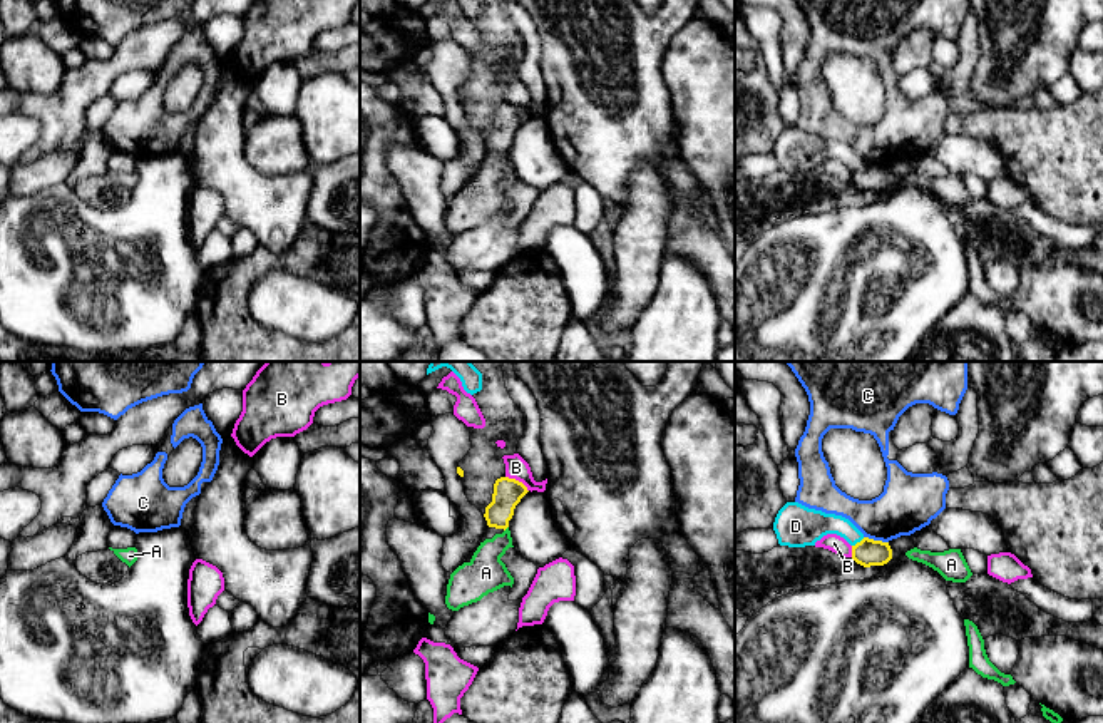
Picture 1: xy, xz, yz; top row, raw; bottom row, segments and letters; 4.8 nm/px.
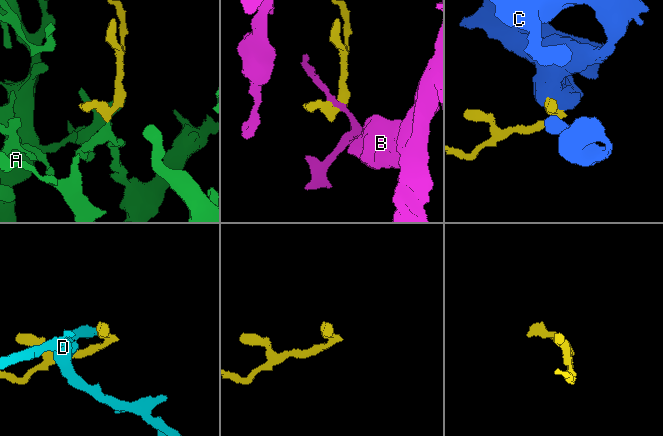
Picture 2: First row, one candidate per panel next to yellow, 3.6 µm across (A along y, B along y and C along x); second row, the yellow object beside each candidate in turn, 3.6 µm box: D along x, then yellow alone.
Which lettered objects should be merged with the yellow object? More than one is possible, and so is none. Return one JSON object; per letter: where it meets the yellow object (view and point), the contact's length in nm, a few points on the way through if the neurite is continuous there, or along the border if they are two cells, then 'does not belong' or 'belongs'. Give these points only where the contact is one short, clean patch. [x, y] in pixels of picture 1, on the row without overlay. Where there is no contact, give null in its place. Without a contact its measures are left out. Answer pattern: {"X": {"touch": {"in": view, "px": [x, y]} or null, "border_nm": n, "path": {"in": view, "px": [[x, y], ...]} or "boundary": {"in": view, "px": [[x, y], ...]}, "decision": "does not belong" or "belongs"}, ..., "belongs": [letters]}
{"A": {"touch": {"in": "xz", "px": [506, 153]}, "border_nm": 40, "path": {"in": "xz", "px": [[507, 117], [504, 124], [506, 153], [487, 179], [486, 198]]}, "decision": "belongs"}, "B": {"touch": {"in": "xz", "px": [518, 106]}, "border_nm": 130, "boundary": {"in": "xz", "px": [[506, 101], [519, 106], [528, 116]]}, "decision": "does not belong"}, "C": {"touch": {"in": "yz", "px": [876, 166]}, "border_nm": 120, "boundary": {"in": "yz", "px": [[864, 161], [887, 168]]}, "decision": "does not belong"}, "D": {"touch": {"in": "yz", "px": [857, 168]}, "border_nm": 80, "boundary": {"in": "yz", "px": [[864, 163], [852, 171]]}, "decision": "does not belong"}, "belongs": ["A"]}

